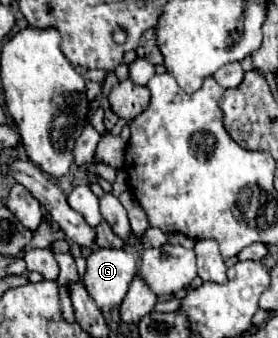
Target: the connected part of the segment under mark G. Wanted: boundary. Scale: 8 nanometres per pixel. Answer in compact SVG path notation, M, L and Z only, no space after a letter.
M97 249L87 257L87 271L81 279L103 313L119 307L131 279L137 275L135 257L125 249Z

